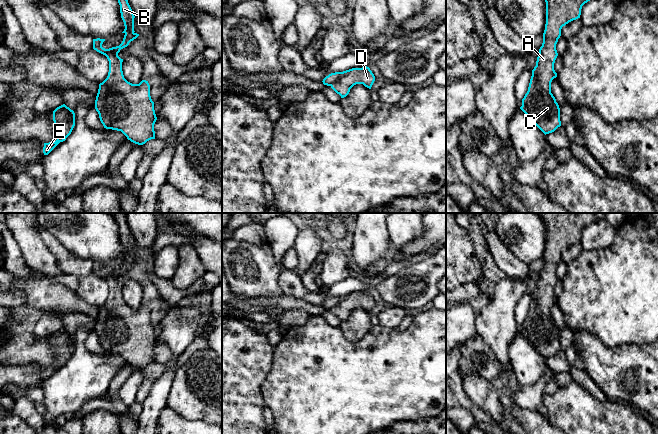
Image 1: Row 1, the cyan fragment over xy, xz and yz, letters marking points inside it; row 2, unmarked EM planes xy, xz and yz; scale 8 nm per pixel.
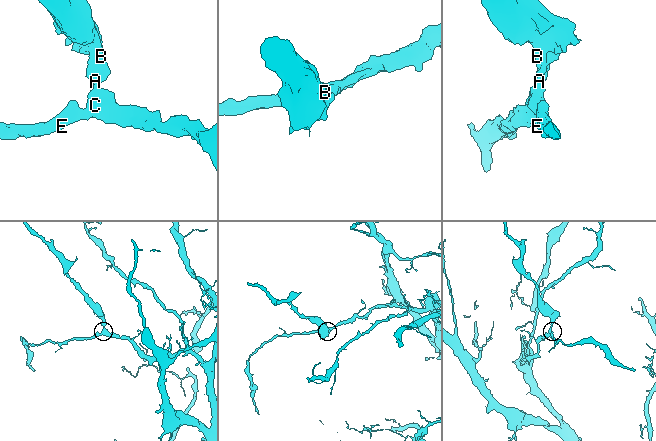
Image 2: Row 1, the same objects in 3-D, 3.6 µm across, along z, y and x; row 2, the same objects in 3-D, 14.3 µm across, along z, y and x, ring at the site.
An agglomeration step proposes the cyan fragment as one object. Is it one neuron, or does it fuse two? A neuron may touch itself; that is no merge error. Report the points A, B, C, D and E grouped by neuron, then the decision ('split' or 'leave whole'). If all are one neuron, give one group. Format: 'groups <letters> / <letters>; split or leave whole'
groups A B C D E; leave whole

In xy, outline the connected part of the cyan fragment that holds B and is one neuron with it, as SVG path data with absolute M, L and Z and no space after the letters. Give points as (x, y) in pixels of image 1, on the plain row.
M110 213L116 220L120 229L121 242L124 246L124 262L119 270L105 273L102 271L105 263L93 263L93 273L105 279L109 285L109 296L107 302L99 308L95 324L95 333L104 352L121 355L131 366L143 369L151 363L155 363L154 348L157 344L154 326L150 320L150 309L148 305L142 304L139 308L128 306L123 299L122 286L118 280L121 273L127 271L139 258L134 255L134 238L127 224L126 213Z

